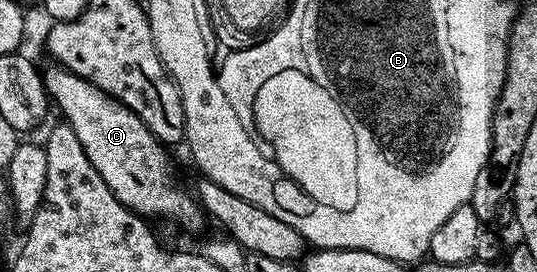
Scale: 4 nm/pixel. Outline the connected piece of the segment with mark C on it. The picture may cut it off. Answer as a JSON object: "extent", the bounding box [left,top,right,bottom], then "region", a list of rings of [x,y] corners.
{"extent":[42,63,205,232],"region":[[[58,63],[48,66],[48,69],[42,70],[47,96],[54,104],[55,101],[59,104],[62,120],[73,127],[81,147],[85,147],[85,155],[89,155],[89,163],[93,163],[97,175],[109,183],[109,191],[117,195],[126,209],[132,209],[144,218],[160,217],[163,221],[176,221],[181,228],[197,232],[205,222],[203,206],[175,182],[175,173],[171,170],[168,150],[163,142],[155,138],[142,119],[116,97],[111,97]]]}

